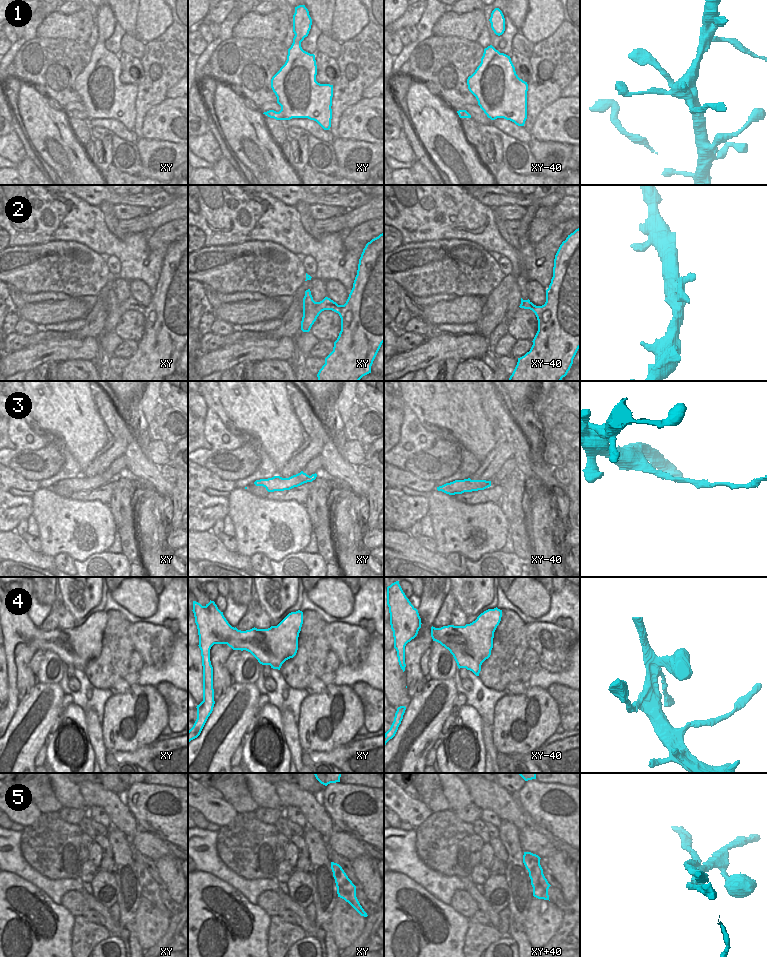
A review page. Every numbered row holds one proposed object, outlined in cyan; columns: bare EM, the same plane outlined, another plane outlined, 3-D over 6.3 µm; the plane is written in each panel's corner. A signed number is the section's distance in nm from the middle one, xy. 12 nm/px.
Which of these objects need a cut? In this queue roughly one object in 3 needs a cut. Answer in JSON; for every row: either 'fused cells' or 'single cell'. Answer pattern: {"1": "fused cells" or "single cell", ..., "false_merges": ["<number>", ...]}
{"1": "single cell", "2": "single cell", "3": "fused cells", "4": "single cell", "5": "fused cells", "false_merges": ["3", "5"]}

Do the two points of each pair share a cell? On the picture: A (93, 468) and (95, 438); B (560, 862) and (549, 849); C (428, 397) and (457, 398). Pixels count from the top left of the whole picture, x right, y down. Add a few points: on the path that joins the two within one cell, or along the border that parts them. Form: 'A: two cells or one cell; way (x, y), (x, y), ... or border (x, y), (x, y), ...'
A: two cells; border (109, 439), (82, 471)
B: two cells; border (569, 855), (563, 851), (555, 850), (545, 859)
C: one cell; way (435, 397), (450, 398)

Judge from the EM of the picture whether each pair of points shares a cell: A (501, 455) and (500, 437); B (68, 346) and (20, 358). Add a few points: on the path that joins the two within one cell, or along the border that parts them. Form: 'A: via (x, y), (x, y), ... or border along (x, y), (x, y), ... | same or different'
A: border along (505, 440), (496, 443) | different
B: via (56, 351), (48, 351), (32, 357) | same

